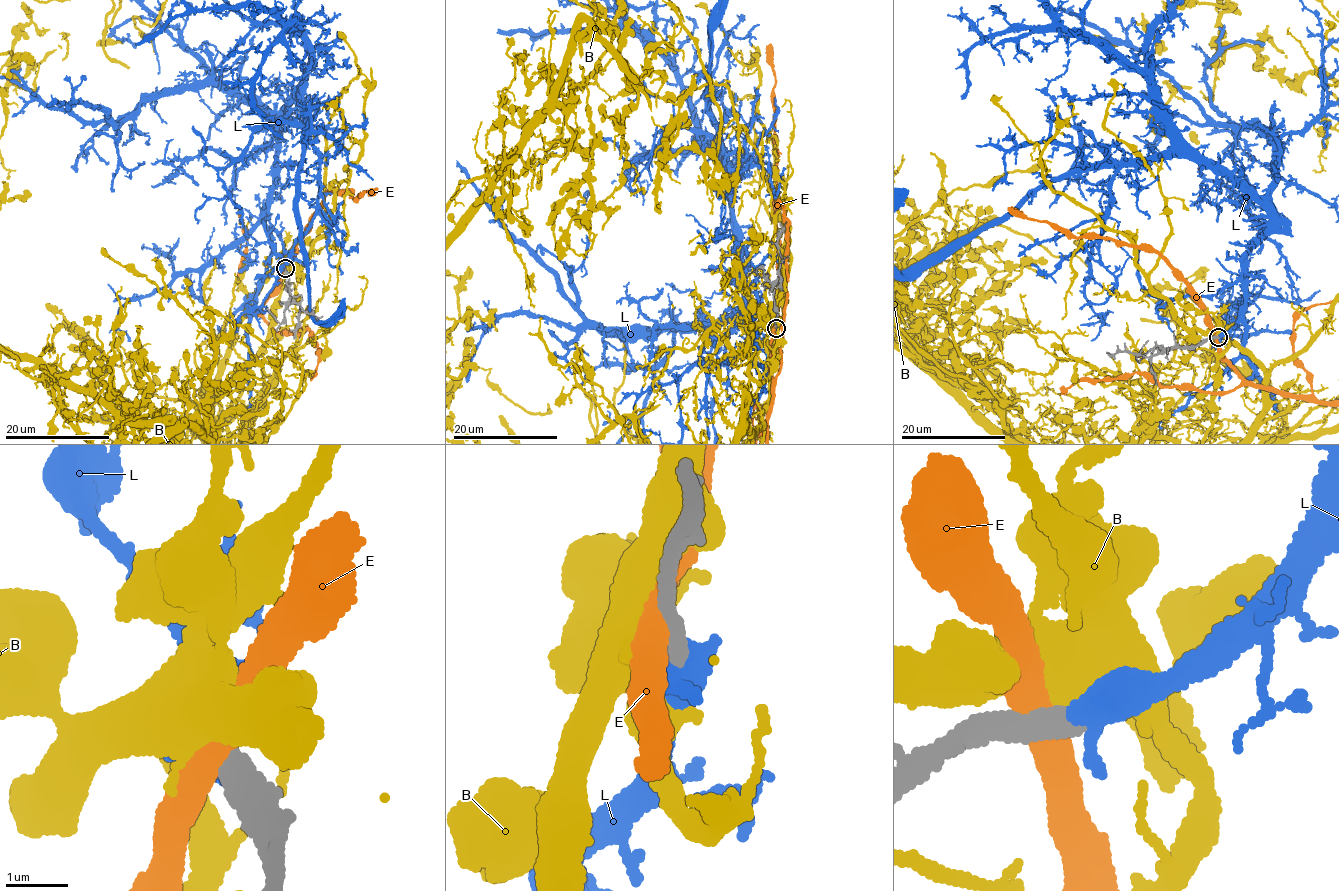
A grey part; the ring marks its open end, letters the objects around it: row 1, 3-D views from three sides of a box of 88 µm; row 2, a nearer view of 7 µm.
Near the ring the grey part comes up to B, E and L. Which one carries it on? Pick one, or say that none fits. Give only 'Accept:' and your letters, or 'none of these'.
Accept: L

